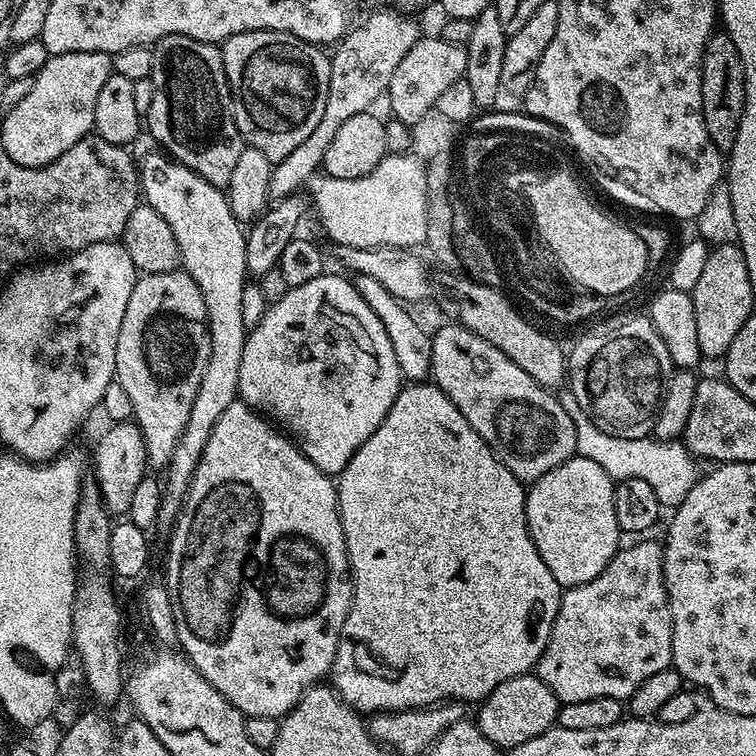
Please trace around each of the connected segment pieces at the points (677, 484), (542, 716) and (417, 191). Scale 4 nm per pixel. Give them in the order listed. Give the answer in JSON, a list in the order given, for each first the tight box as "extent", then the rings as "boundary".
[{"extent":[558,390,698,510],"boundary":[[[570,390],[561,391],[558,399],[566,410],[566,414],[570,414],[570,422],[574,422],[576,455],[590,458],[590,462],[602,466],[602,470],[606,470],[606,474],[614,482],[626,478],[642,478],[653,488],[654,494],[658,494],[661,505],[665,509],[675,510],[682,502],[682,498],[690,494],[690,490],[698,479],[697,461],[683,443],[661,442],[646,436],[614,438],[614,434],[606,434],[606,430],[598,430],[598,426],[584,413],[582,406],[578,406],[578,398],[574,398]]]},{"extent":[474,674,560,750],"boundary":[[[529,674],[502,682],[502,686],[498,686],[487,698],[479,701],[480,713],[474,716],[474,722],[480,727],[482,734],[490,738],[490,742],[494,742],[497,748],[507,750],[514,746],[522,746],[522,742],[530,742],[530,738],[538,738],[538,734],[553,727],[556,724],[556,716],[560,713],[560,705],[550,686],[546,686],[546,682],[542,682],[539,676]]]},{"extent":[316,153,427,249],"boundary":[[[389,153],[384,156],[382,162],[378,164],[370,172],[370,174],[356,179],[334,179],[332,177],[325,177],[322,184],[318,188],[316,194],[316,208],[322,222],[322,226],[329,237],[327,239],[332,242],[340,243],[346,246],[366,248],[378,247],[398,247],[401,249],[413,249],[416,245],[424,244],[426,236],[426,198],[427,198],[427,163],[416,157],[415,153]]]}]

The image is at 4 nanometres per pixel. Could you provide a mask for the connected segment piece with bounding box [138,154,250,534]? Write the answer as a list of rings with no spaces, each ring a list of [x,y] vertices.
[[[167,155],[148,156],[138,168],[138,179],[143,199],[151,208],[166,218],[174,239],[180,247],[183,271],[198,282],[202,298],[206,301],[208,329],[210,330],[210,362],[206,362],[206,374],[202,374],[202,386],[194,398],[194,407],[186,421],[186,430],[174,446],[166,471],[162,476],[163,498],[158,510],[159,531],[171,533],[176,525],[182,502],[188,493],[194,470],[202,458],[202,450],[214,430],[214,422],[222,418],[222,410],[238,400],[238,369],[242,366],[242,350],[250,329],[242,326],[242,290],[249,279],[246,266],[246,232],[241,221],[234,218],[228,205],[225,189],[216,188],[185,164]]]

